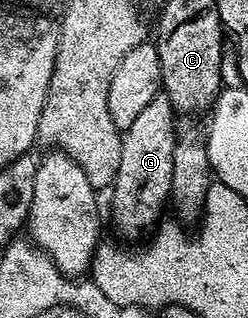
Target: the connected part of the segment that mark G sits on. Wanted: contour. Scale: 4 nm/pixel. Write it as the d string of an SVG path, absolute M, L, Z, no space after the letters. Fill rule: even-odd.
M160 94L141 109L140 116L129 127L122 129L121 167L109 195L111 220L127 240L150 237L164 219L163 207L168 206L171 199L176 123L173 102L169 102L166 94Z

